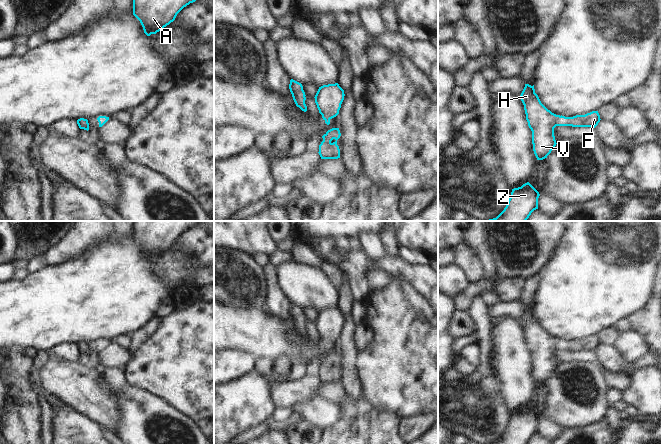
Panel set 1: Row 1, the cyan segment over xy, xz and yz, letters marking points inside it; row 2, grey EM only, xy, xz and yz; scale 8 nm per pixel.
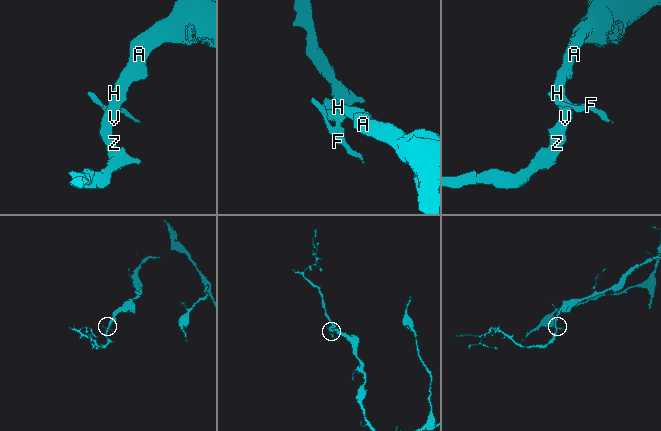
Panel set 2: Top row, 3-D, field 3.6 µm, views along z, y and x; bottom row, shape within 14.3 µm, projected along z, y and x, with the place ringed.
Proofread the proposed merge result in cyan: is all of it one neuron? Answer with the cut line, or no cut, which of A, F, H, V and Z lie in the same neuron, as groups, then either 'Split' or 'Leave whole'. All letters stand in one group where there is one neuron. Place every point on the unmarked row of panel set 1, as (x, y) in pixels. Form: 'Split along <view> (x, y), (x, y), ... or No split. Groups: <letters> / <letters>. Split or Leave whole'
No split. Groups: A F H V Z. Leave whole.

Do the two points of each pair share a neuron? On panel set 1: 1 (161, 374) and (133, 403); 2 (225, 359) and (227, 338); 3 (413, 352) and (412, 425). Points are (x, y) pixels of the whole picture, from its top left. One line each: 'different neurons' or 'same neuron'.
1: different neurons
2: different neurons
3: different neurons

